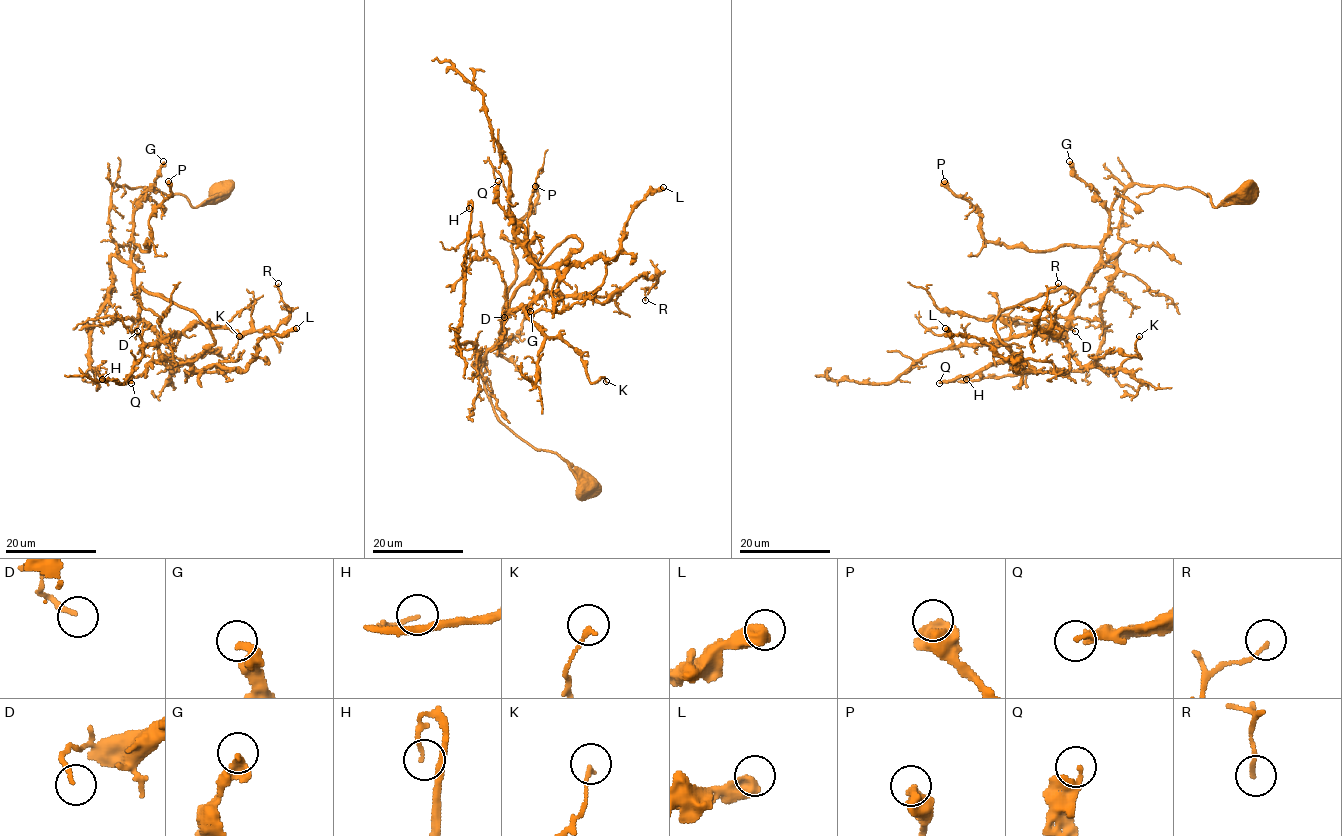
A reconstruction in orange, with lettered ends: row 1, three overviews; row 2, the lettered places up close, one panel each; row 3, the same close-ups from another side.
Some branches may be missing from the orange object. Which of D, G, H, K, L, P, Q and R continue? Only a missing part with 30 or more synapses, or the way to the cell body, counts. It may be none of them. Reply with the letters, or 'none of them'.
P

